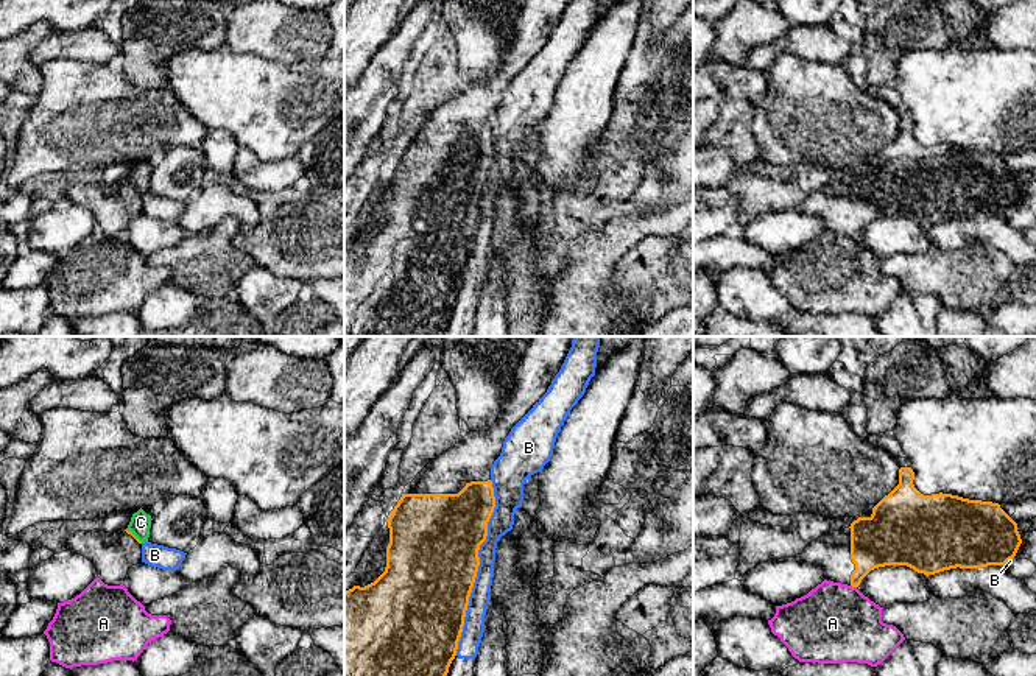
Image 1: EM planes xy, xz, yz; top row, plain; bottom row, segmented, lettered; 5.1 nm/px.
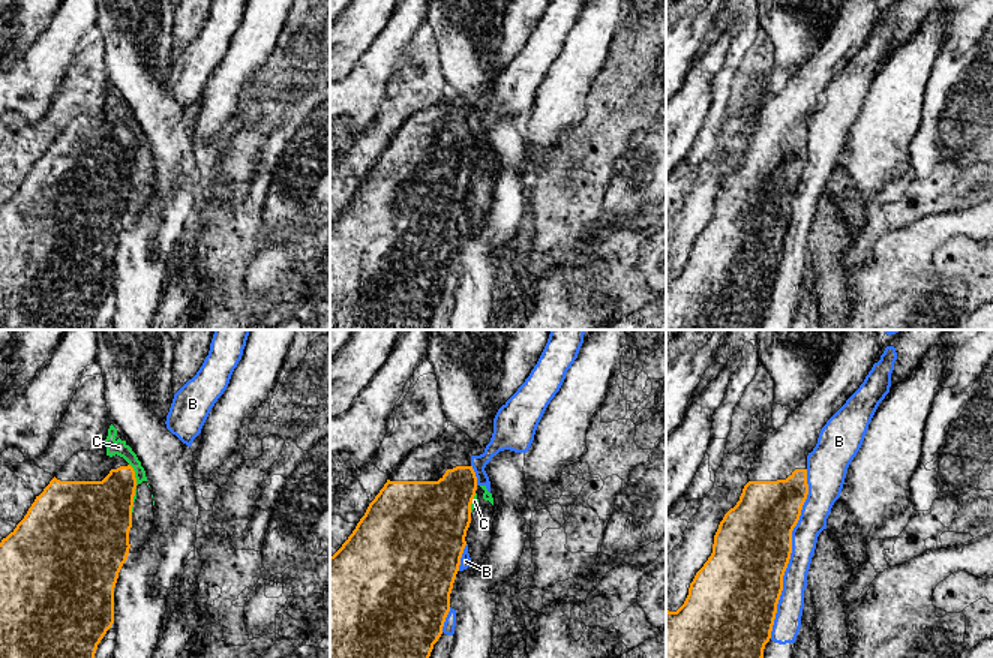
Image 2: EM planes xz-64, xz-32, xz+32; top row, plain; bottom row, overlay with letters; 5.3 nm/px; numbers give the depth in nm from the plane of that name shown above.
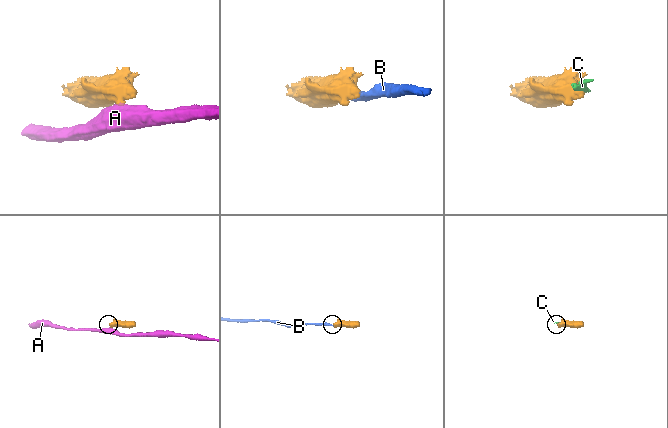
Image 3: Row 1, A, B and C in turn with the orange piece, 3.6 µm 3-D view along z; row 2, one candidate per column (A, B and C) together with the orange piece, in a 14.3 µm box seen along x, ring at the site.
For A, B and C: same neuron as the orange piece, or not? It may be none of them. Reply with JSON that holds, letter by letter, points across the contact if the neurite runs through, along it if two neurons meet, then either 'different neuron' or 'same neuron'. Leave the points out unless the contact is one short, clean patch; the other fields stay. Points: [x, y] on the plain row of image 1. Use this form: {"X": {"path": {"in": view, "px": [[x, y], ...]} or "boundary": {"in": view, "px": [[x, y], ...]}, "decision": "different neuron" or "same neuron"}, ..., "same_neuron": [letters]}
{"A": {"boundary": {"in": "yz", "px": [[851, 235], [856, 239]]}, "decision": "different neuron"}, "B": {"decision": "different neuron"}, "C": {"boundary": {"in": "xy", "px": [[126, 179], [142, 193]]}, "decision": "different neuron"}, "same_neuron": []}

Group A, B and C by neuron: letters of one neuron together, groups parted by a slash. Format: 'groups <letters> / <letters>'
groups A / B / C

